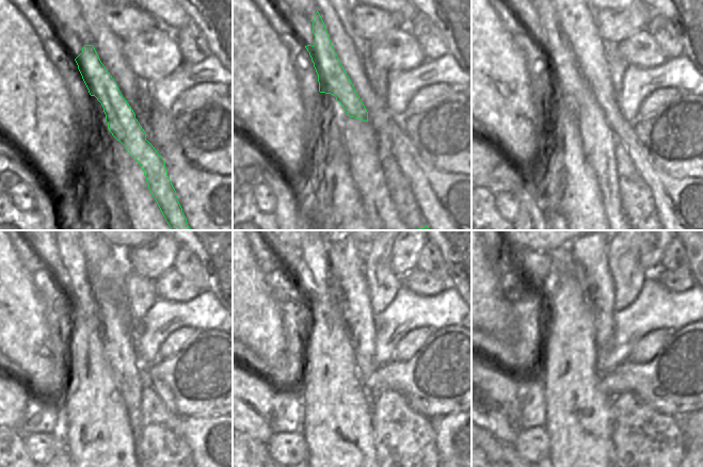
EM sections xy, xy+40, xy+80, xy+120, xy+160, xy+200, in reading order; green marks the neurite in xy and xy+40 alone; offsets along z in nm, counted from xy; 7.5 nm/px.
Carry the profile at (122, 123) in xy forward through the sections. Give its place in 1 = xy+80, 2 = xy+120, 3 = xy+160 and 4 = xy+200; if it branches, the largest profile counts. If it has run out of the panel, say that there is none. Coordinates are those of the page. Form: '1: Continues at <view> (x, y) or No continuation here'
1: Continues at xy+80 (563, 62)
2: Continues at xy+120 (74, 260)
3: Continues at xy+160 (314, 252)
4: Continues at xy+200 (553, 277).

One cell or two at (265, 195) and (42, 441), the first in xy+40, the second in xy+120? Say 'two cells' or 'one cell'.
one cell

